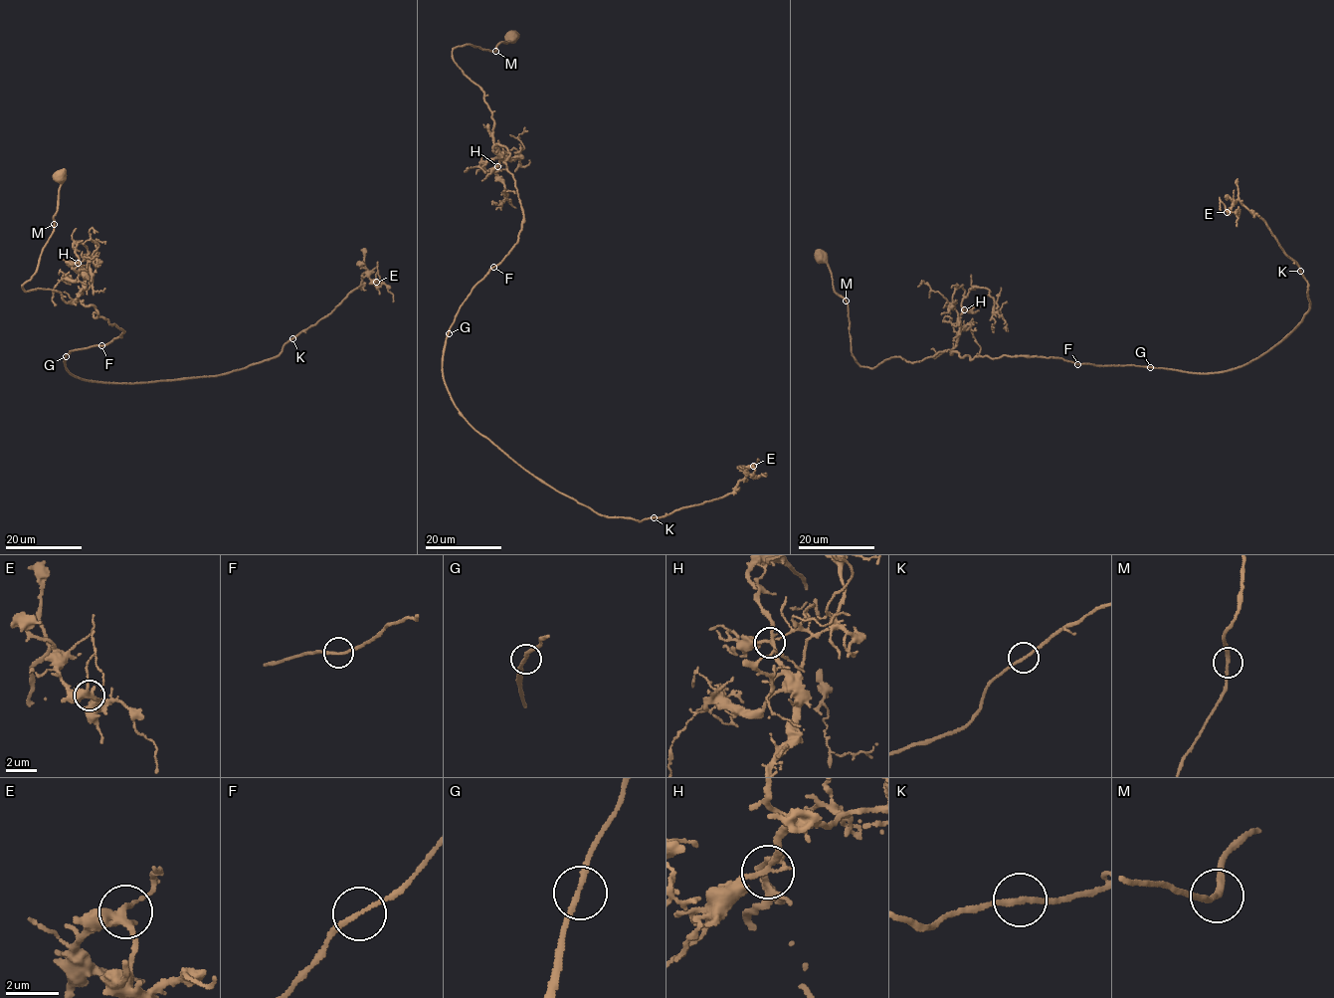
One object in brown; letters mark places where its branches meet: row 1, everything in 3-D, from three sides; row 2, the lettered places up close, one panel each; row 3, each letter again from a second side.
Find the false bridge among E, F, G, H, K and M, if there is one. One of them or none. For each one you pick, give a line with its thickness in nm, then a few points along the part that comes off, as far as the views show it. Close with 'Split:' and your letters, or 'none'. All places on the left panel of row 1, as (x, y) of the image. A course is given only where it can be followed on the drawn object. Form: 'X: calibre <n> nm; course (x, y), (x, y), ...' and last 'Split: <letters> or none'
Split: none

